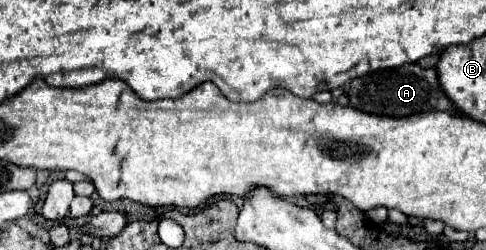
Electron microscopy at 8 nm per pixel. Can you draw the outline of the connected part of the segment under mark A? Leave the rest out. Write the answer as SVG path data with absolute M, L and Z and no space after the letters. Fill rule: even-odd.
M405 64L393 70L377 70L377 72L365 74L361 78L355 78L349 84L349 88L345 88L345 92L349 96L349 106L359 108L367 114L393 116L393 118L403 118L419 112L437 112L437 110L459 114L455 104L443 92L437 78L437 70L421 68L419 64Z

